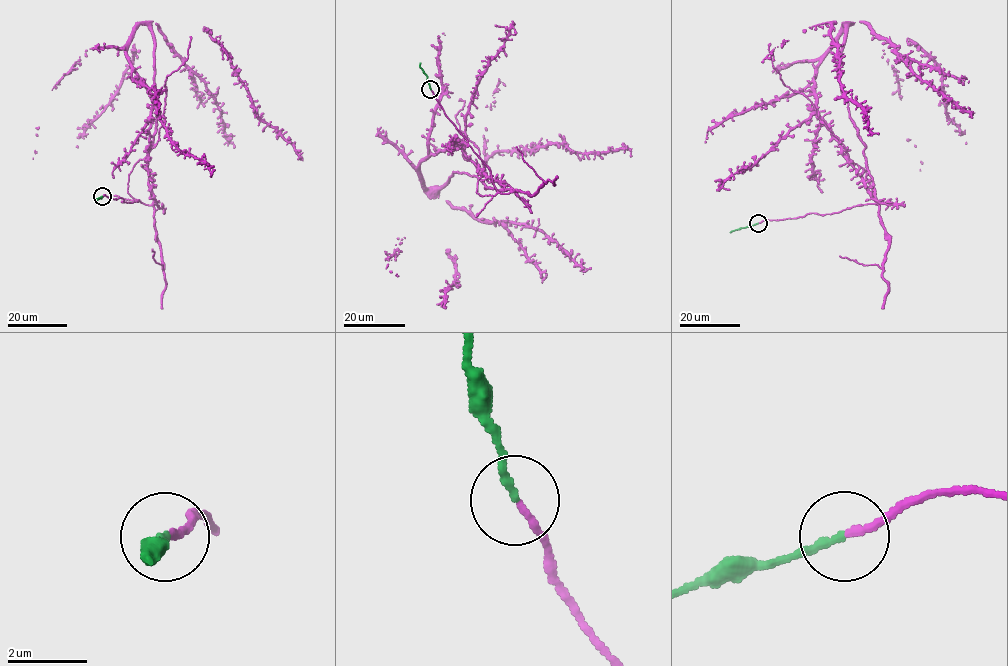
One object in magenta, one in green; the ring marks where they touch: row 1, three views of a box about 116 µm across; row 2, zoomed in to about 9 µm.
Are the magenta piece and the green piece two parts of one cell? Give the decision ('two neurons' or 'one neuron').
one neuron

